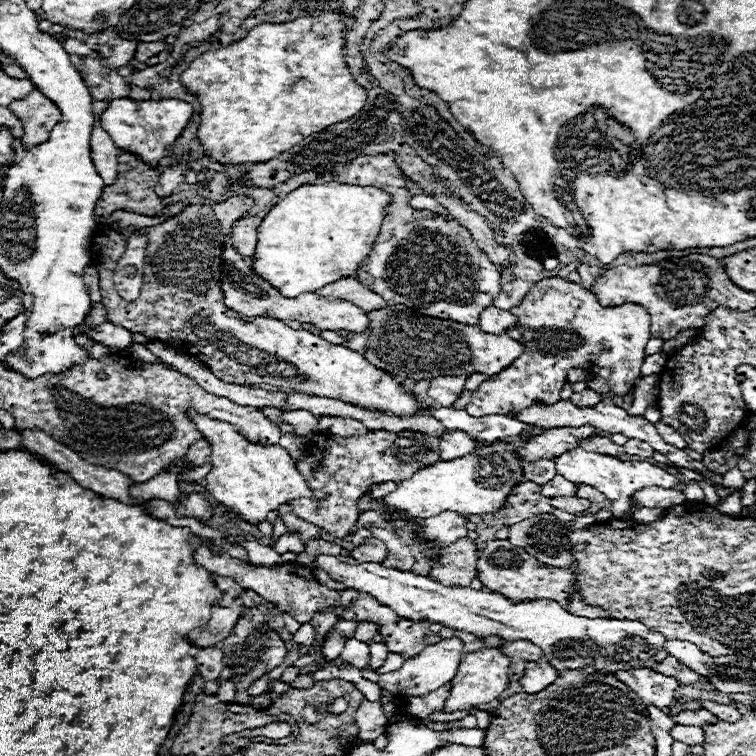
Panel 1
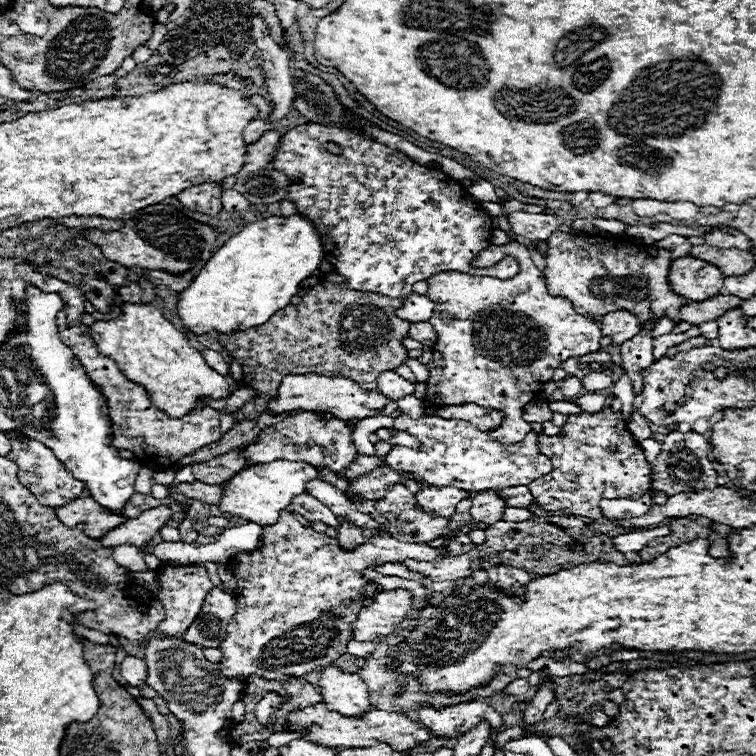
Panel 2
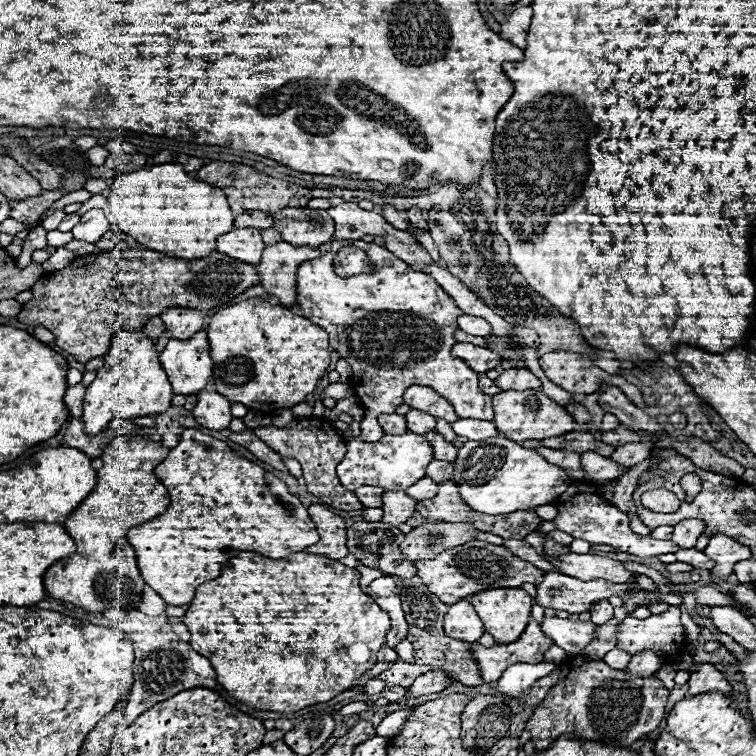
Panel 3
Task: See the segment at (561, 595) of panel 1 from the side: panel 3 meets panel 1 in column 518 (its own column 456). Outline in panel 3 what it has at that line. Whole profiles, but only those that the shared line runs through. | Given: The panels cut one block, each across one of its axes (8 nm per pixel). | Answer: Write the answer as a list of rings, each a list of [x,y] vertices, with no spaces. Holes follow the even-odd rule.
[[[480,540],[462,544],[450,552],[442,552],[442,556],[438,556],[434,560],[420,560],[414,566],[418,568],[418,576],[422,578],[422,582],[444,604],[454,604],[466,596],[472,596],[472,594],[478,594],[484,590],[522,588],[522,584],[526,584],[526,582],[538,584],[542,580],[542,576],[546,574],[544,570],[536,568],[534,564],[512,554],[508,548],[480,542]]]

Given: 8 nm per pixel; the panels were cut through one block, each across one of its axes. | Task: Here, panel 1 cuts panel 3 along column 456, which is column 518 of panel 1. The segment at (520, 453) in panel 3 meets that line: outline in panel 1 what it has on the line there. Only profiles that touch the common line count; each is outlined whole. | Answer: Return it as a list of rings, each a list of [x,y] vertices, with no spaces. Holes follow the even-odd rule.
[[[492,442],[480,450],[466,454],[456,460],[440,460],[432,466],[418,470],[412,478],[398,482],[398,488],[388,494],[382,504],[382,512],[392,514],[394,510],[404,510],[414,518],[438,516],[444,510],[458,512],[462,516],[490,514],[498,512],[514,488],[524,482],[522,460],[516,456],[516,446],[506,442]]]

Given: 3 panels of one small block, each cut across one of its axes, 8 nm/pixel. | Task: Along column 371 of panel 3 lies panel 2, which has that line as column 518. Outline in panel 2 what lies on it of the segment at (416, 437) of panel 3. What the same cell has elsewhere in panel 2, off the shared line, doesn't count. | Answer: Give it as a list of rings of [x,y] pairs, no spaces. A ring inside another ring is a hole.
[[[402,414],[394,418],[392,428],[400,432],[410,432],[420,440],[422,446],[418,450],[392,446],[390,454],[386,454],[384,458],[386,464],[402,472],[414,472],[414,476],[422,480],[422,486],[456,486],[466,492],[500,490],[506,486],[526,486],[552,470],[550,460],[538,452],[534,430],[530,430],[524,440],[506,446],[494,442],[486,432],[474,428],[470,422],[464,420],[444,420],[438,416],[410,418]]]

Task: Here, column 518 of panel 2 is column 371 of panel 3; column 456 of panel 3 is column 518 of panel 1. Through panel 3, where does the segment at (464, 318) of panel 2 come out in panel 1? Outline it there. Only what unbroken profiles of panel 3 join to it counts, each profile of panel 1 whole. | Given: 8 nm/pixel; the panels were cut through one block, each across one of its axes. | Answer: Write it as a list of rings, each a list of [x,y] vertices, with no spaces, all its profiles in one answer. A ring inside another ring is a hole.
[[[554,276],[536,282],[522,304],[512,308],[512,314],[520,318],[520,330],[526,332],[520,340],[524,354],[504,372],[486,380],[474,392],[466,412],[472,416],[490,416],[522,412],[534,402],[556,404],[570,368],[600,368],[598,376],[608,382],[610,390],[618,396],[628,396],[640,374],[646,358],[644,348],[650,340],[650,314],[644,306],[602,306],[594,292]]]

